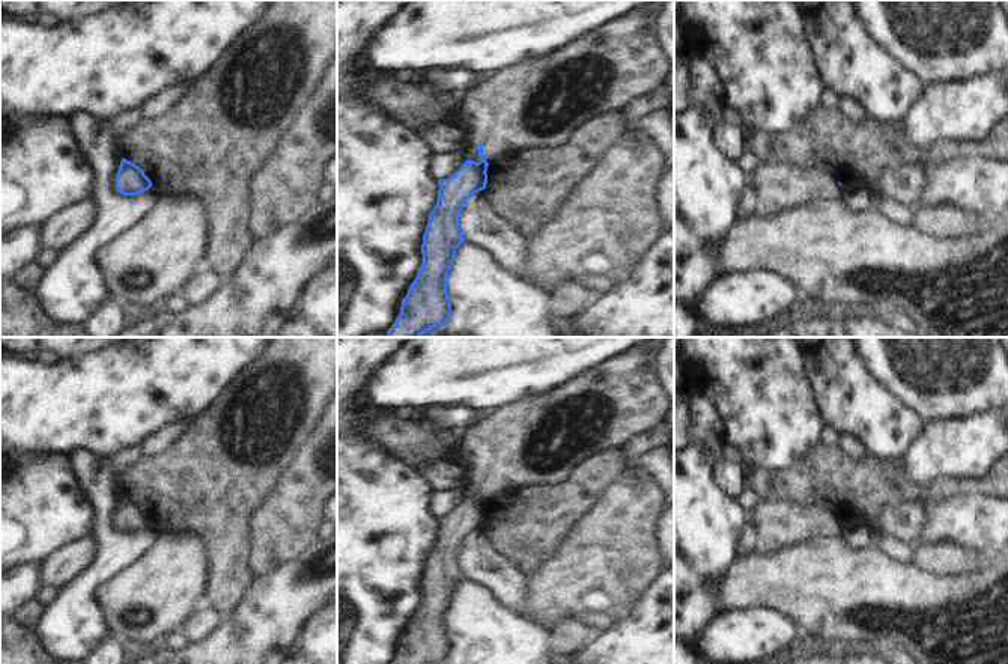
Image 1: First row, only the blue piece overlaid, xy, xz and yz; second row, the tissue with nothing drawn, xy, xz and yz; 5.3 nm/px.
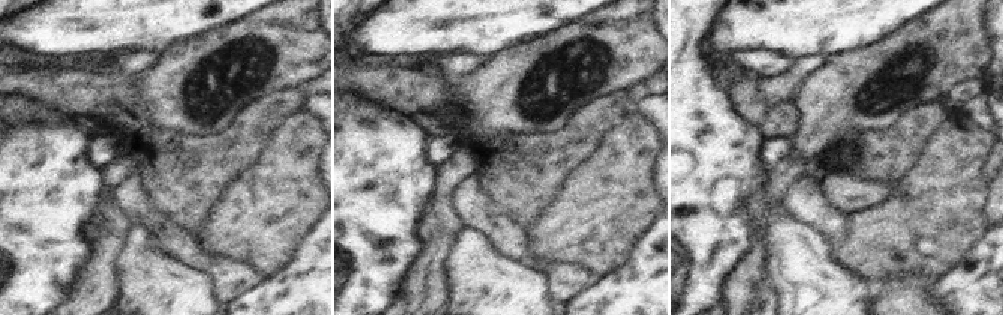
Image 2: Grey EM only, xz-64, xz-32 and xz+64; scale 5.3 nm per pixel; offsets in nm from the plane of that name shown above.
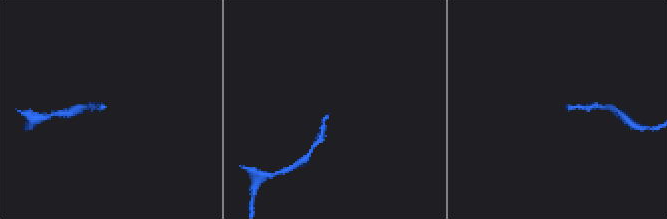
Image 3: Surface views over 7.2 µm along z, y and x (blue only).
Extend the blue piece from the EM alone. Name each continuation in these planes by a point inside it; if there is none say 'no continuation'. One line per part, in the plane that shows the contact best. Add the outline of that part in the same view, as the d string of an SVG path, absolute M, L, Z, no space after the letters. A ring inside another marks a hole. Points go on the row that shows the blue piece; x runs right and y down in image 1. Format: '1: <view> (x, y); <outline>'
1: xz (540, 104); M656 0L596 29L581 41L548 56L513 65L475 84L463 99L471 132L465 149L468 160L480 161L477 151L480 143L487 163L510 149L558 149L567 145L587 122L623 110L632 99L645 95L645 92L623 89L623 78L612 78L611 66L617 60L621 65L632 65L636 71L654 68L659 86L665 86L674 72L674 62L665 51L657 30L665 6L666 0Z

